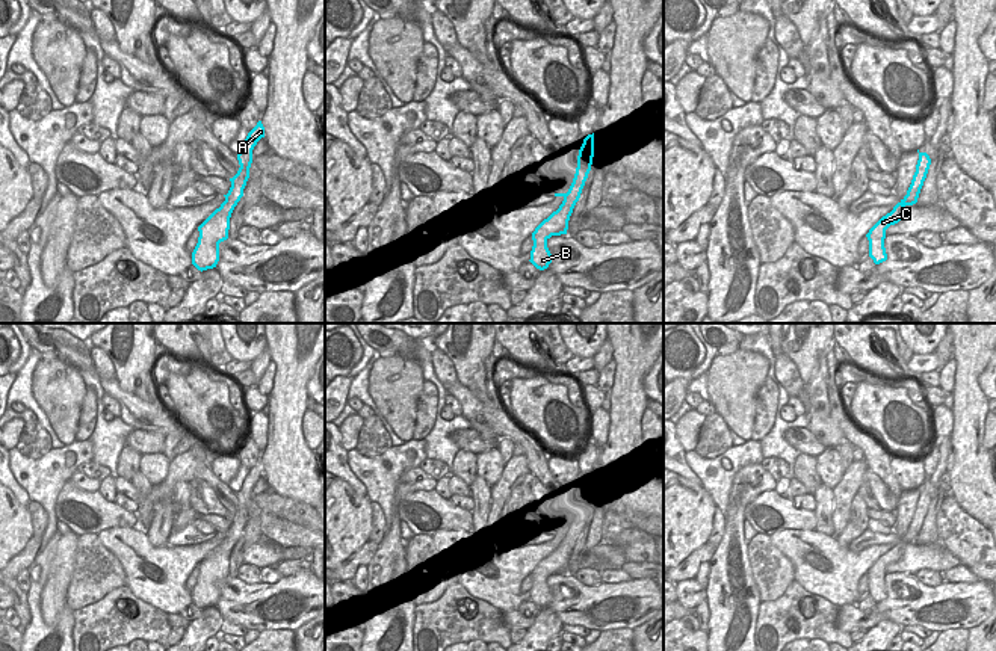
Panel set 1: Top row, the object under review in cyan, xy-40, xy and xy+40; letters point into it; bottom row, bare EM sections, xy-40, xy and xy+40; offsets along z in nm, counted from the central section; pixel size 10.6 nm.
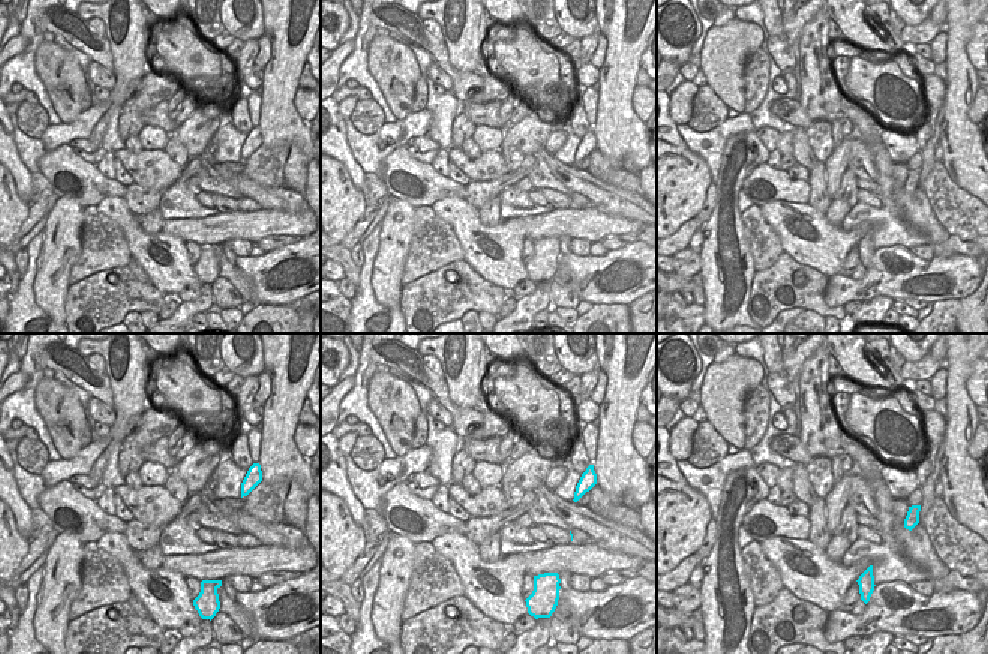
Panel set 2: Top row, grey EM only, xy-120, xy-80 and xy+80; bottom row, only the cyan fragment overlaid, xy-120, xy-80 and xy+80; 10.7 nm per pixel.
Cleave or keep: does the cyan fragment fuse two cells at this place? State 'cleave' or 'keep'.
keep

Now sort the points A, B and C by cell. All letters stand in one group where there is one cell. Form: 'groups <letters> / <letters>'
groups A B C

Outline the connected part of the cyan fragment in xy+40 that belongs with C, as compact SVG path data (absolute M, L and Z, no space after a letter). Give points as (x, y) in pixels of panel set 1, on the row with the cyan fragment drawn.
M919 150L917 153L919 160L916 165L916 172L913 175L907 195L893 207L890 213L883 216L866 234L869 240L869 257L874 260L875 264L880 264L887 260L884 248L886 230L902 219L905 205L913 205L917 202L920 189L923 186L923 181L931 165L931 159L926 153L920 153Z

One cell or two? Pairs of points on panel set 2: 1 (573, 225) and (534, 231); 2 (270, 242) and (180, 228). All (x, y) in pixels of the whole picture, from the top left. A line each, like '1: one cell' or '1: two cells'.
1: one cell
2: two cells

